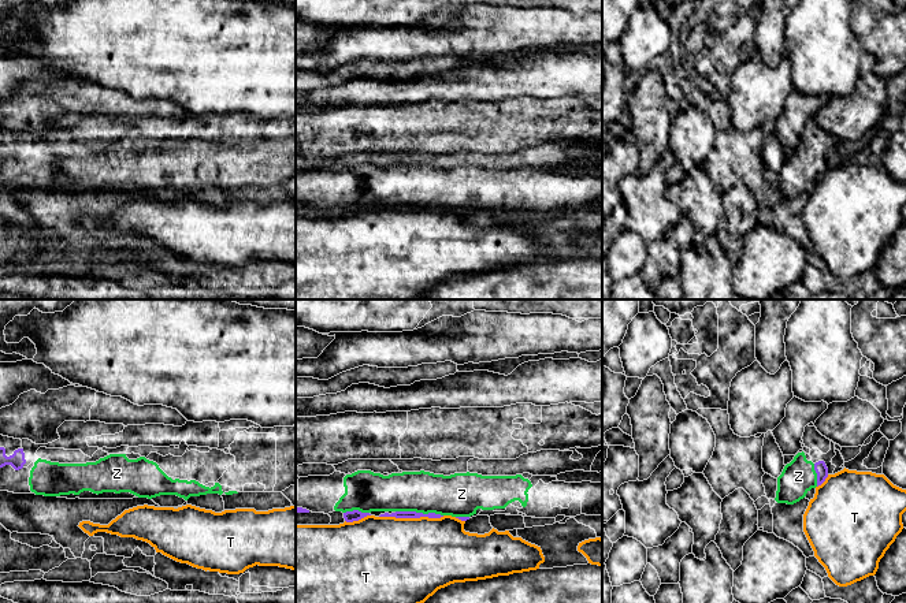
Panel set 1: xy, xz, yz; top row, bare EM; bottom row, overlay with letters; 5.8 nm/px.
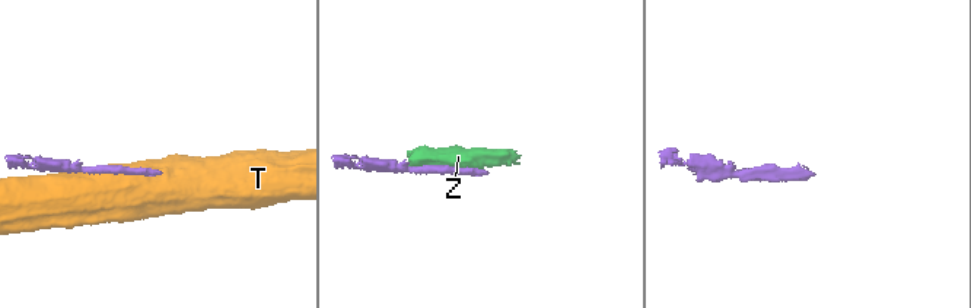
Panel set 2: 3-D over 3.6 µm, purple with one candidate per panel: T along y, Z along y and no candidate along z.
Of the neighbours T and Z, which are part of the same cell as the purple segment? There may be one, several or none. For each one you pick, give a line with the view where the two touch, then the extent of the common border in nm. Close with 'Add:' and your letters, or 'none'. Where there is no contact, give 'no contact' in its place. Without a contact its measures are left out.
Z: contact in xz; length 280 nm
Add: Z

